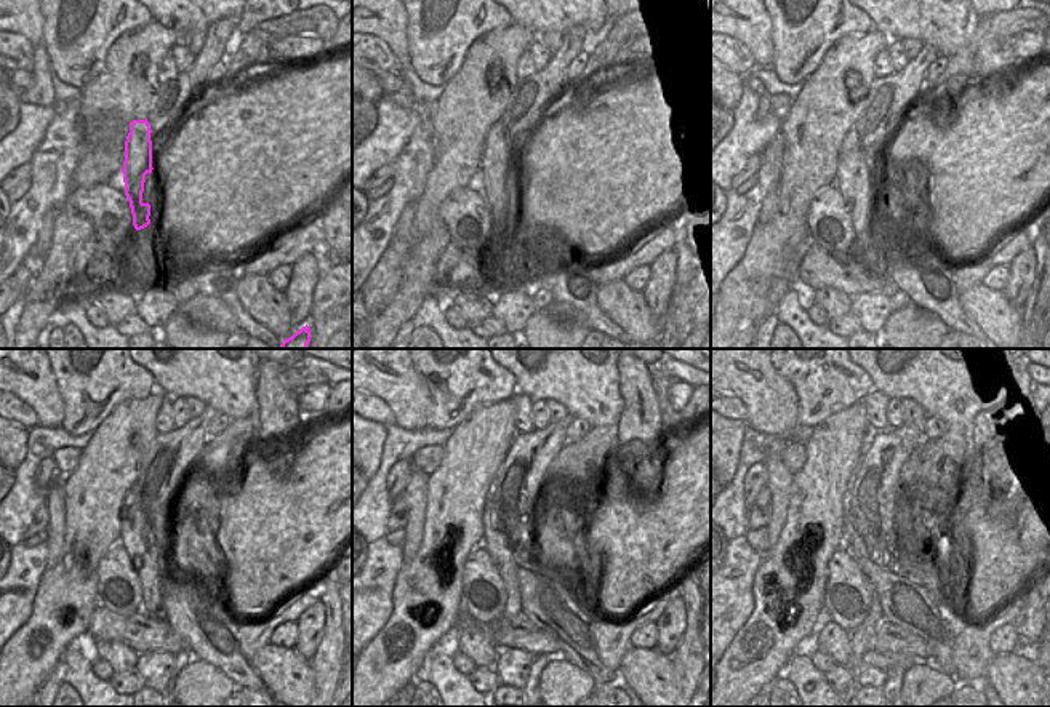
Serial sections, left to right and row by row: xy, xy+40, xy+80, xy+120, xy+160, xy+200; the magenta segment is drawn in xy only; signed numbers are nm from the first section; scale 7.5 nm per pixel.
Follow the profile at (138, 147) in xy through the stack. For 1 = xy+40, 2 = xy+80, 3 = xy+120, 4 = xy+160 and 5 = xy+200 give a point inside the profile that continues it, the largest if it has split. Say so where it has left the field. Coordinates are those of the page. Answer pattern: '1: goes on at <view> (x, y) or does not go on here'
1: goes on at xy+40 (495, 168)
2: goes on at xy+80 (863, 202)
3: goes on at xy+120 (138, 541)
4: goes on at xy+160 (495, 539)
5: goes on at xy+200 (861, 640)

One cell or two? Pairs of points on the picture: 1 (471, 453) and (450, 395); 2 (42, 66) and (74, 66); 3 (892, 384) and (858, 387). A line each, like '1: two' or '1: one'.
1: two
2: two
3: two

